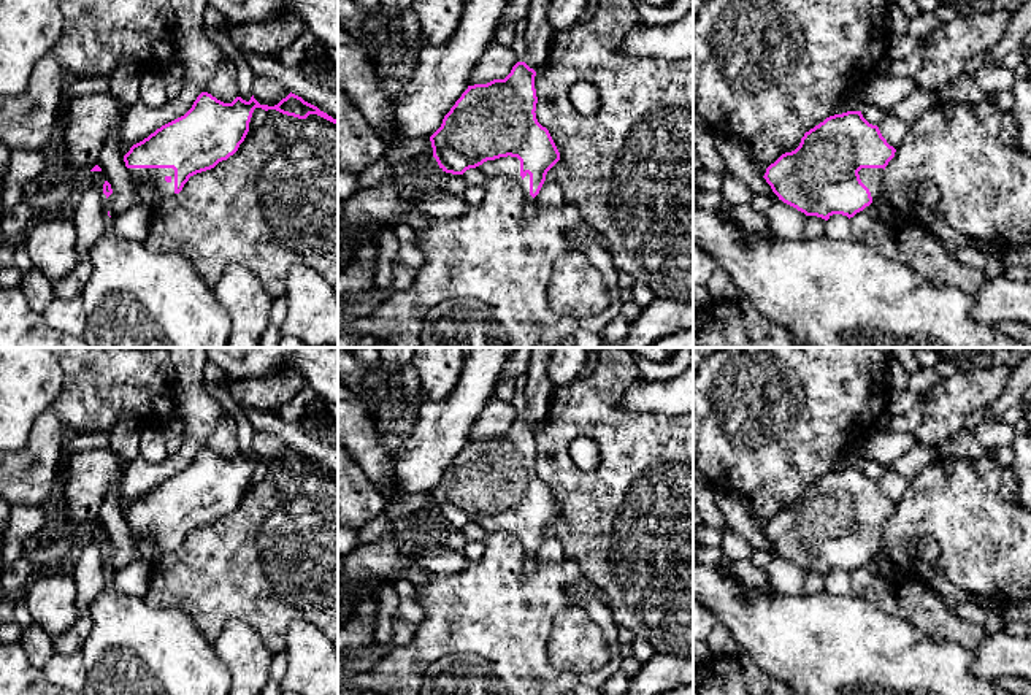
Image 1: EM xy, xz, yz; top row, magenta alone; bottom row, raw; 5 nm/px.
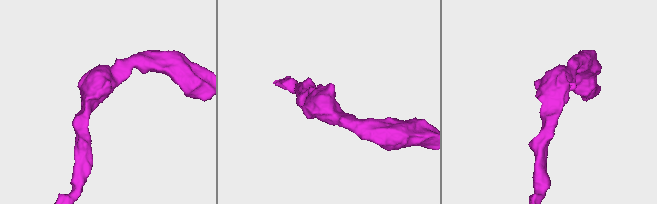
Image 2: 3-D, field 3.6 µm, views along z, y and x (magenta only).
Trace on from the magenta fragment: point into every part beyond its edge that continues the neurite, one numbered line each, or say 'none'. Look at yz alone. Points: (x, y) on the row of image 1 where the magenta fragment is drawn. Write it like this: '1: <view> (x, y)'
1: yz (873, 178)

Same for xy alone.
1: xy (156, 176)

